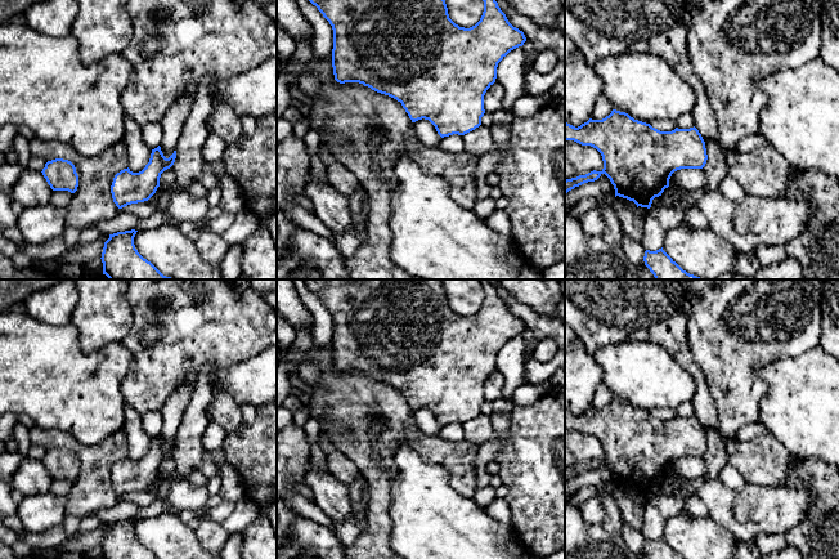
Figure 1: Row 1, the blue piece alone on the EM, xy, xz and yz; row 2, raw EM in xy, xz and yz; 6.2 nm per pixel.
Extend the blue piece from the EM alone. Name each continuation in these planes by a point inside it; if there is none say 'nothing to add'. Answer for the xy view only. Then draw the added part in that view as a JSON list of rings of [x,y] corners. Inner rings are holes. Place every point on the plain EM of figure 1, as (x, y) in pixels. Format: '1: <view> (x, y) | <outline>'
nothing to add

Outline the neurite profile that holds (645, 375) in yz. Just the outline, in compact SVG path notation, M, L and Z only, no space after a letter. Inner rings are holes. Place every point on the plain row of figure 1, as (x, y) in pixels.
M615 343L605 345L593 354L602 368L602 383L613 397L628 402L634 408L650 412L654 408L677 408L682 402L691 402L695 383L688 371L655 343Z

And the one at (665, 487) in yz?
M665 477L664 480L652 488L651 496L654 495L670 495L672 492L672 477Z

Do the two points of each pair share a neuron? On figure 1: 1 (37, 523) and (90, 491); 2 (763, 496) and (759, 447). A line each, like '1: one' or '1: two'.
1: two
2: two

